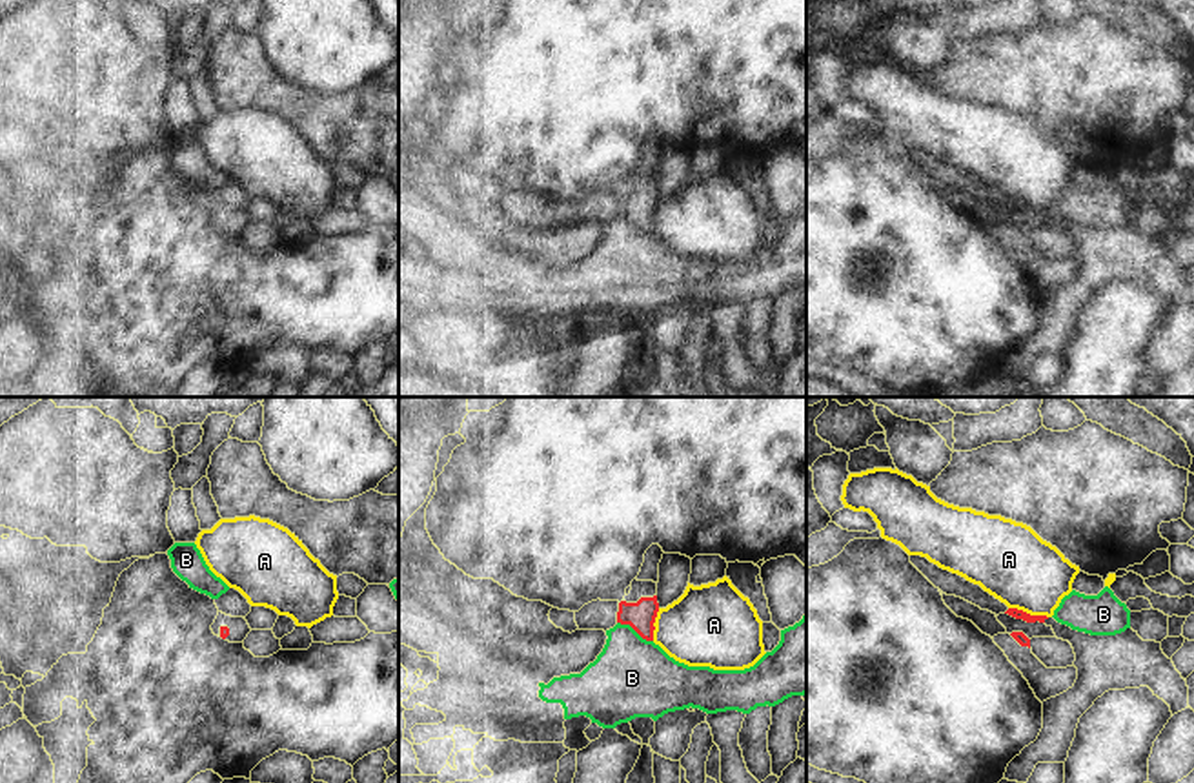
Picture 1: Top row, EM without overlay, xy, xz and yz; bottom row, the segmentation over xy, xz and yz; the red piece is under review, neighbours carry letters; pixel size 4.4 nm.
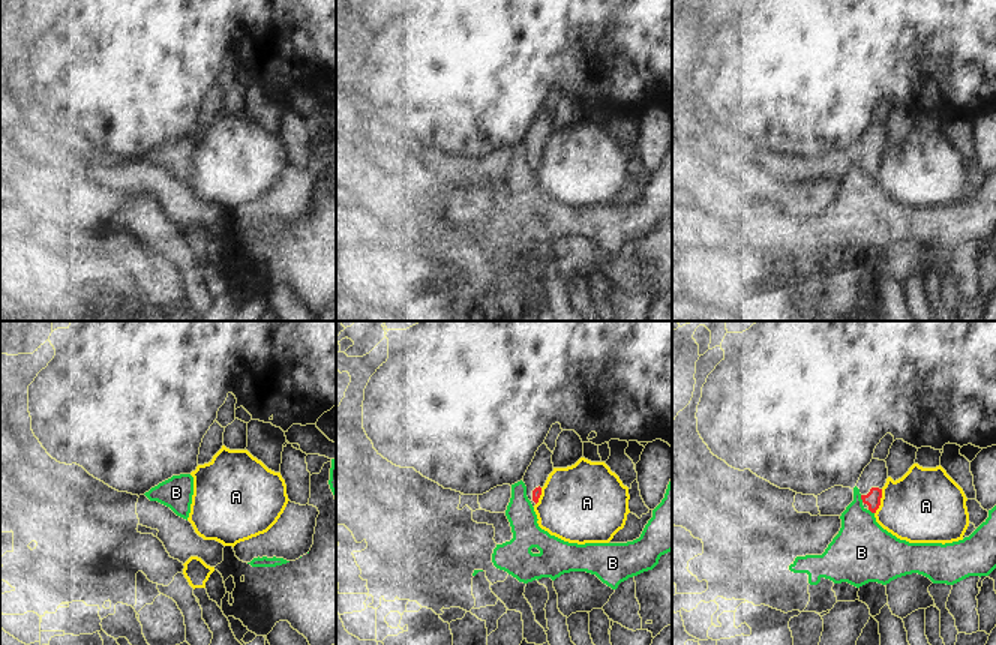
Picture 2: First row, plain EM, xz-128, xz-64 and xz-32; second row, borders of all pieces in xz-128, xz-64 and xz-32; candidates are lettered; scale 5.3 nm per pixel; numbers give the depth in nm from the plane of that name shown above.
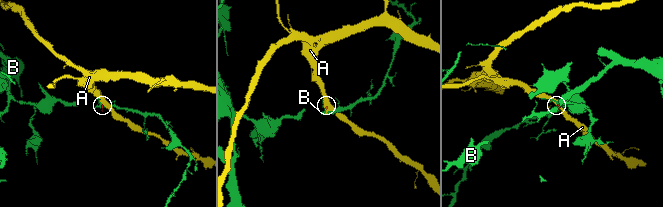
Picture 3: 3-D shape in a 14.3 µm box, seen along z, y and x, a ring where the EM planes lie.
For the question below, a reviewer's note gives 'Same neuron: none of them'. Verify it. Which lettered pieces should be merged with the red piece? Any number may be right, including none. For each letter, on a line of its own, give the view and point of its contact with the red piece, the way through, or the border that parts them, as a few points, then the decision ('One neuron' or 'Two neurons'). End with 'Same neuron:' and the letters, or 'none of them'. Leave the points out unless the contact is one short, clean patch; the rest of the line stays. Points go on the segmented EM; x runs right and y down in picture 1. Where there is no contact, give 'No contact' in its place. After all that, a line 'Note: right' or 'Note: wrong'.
A: Touches red at yz (1029, 614). Boundary: yz (1009, 607), (1047, 618). Two neurons
B: Touches red at xz (636, 630). Boundary: xz (617, 621), (628, 623), (652, 641). Two neurons
Same neuron: none of them
Note: right

